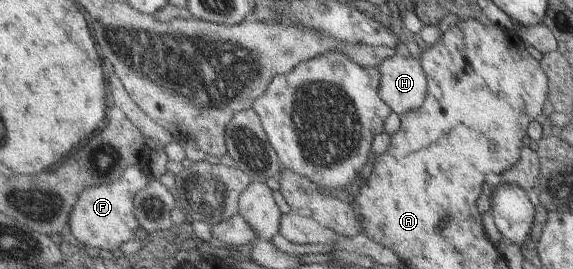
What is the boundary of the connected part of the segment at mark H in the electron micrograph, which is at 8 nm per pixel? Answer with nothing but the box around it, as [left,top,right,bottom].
[378,54,427,116]

